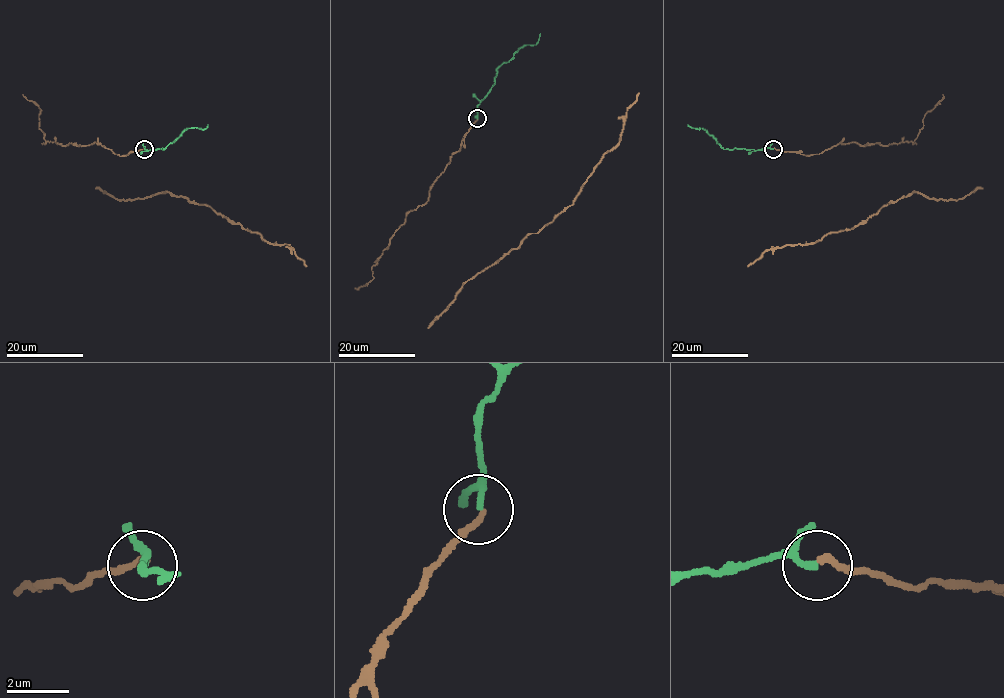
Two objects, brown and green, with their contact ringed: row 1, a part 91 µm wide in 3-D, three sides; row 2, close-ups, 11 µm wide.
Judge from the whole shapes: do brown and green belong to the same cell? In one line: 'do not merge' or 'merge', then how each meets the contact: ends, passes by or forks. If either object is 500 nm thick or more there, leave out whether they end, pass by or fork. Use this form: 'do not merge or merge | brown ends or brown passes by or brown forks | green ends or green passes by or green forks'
merge | brown ends | green passes by

